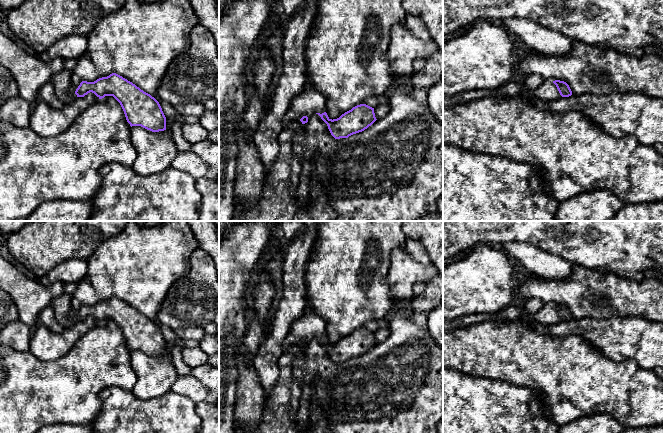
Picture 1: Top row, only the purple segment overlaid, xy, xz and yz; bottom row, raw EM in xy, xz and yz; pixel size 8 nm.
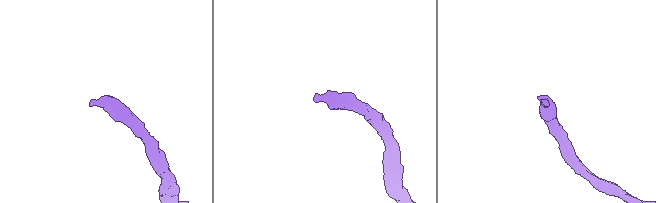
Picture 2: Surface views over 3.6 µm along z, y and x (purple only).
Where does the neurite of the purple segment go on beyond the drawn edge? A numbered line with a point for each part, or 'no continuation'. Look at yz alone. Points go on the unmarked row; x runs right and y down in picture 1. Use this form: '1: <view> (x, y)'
1: yz (547, 316)

